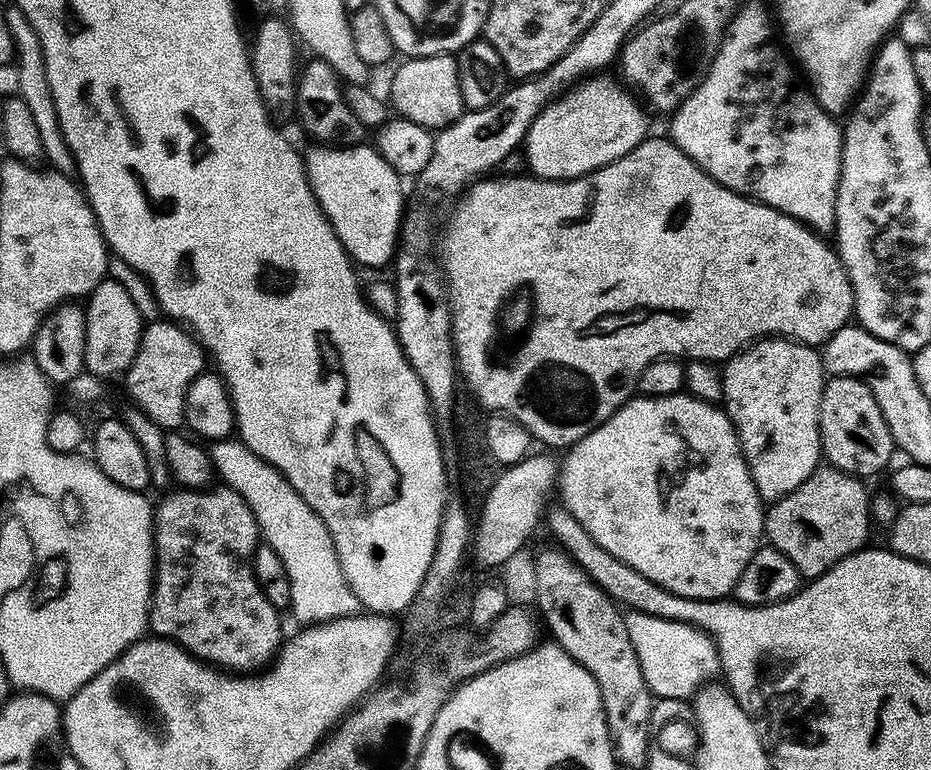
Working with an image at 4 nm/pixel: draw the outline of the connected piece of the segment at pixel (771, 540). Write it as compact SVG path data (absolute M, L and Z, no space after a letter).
M831 466L817 467L816 471L790 494L775 501L764 514L764 536L771 547L778 549L790 562L794 562L801 577L821 576L827 568L833 568L842 558L861 551L869 543L868 528L873 527L870 515L870 492L864 489L865 481Z

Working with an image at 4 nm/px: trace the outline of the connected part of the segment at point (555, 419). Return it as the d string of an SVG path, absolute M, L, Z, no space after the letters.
M548 360L548 362L540 362L536 368L532 368L526 376L526 380L522 380L522 388L518 394L520 400L524 400L524 404L528 404L528 408L532 408L534 414L538 414L542 420L546 420L546 424L554 424L554 426L566 426L566 428L584 428L588 426L590 430L590 422L594 420L594 414L598 410L598 390L596 384L592 380L590 374L586 374L584 370L568 364L568 362L558 362L558 360Z

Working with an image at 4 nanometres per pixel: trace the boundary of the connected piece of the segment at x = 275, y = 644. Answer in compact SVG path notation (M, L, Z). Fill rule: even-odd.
M209 487L207 490L176 490L173 496L165 495L165 500L158 504L154 512L154 535L156 538L156 574L152 589L152 603L150 605L150 628L157 637L174 640L181 648L186 648L190 655L203 660L212 666L219 666L228 674L256 674L261 671L279 653L285 643L284 628L280 625L281 613L266 598L256 581L254 561L256 549L261 547L262 537L260 523L250 510L248 503L241 498L239 491L232 488Z

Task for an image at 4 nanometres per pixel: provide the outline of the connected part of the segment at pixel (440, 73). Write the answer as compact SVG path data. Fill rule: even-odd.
M455 55L414 56L403 62L405 64L392 76L390 99L391 107L395 111L397 108L403 119L429 130L439 130L464 115L466 109L462 102L462 90L458 86Z

